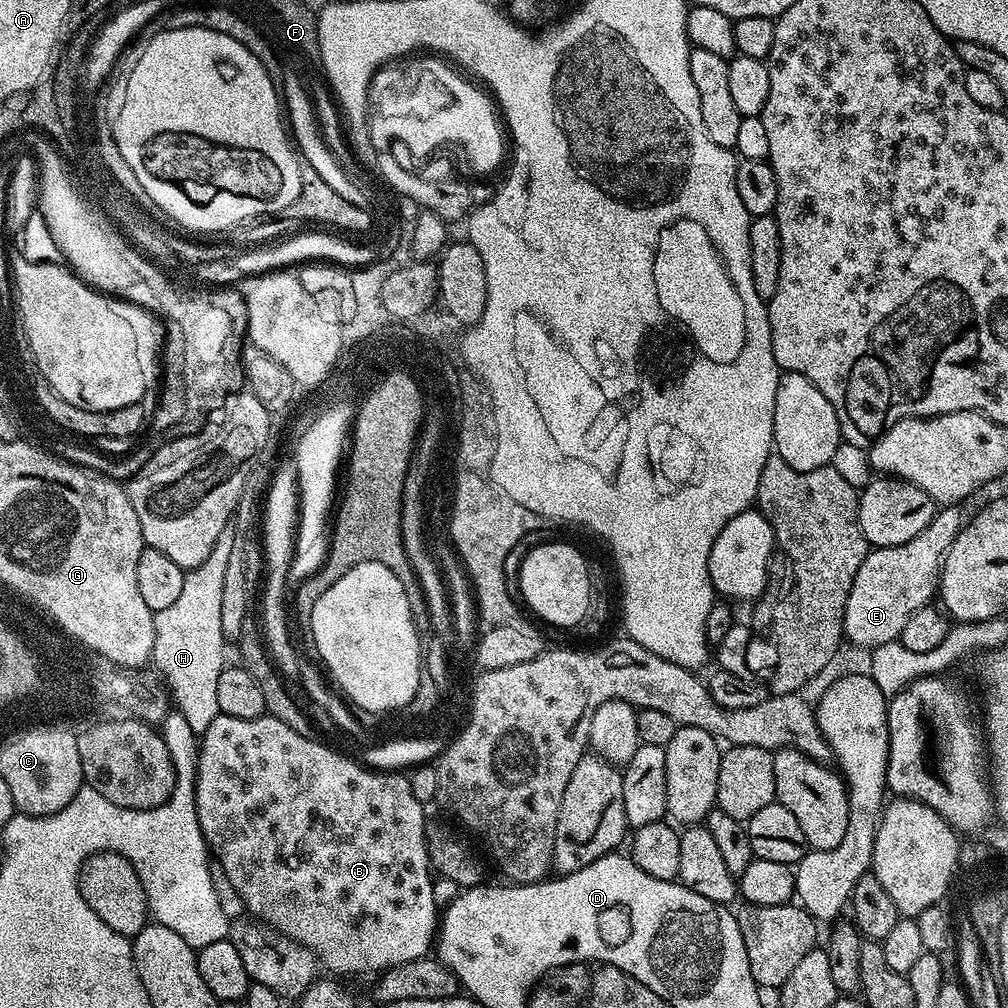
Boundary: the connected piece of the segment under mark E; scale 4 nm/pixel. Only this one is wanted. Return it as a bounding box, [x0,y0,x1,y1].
[844,506,962,650]

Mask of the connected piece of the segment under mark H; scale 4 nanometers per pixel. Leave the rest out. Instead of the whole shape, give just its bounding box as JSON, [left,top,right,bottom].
[151,522,234,736]

